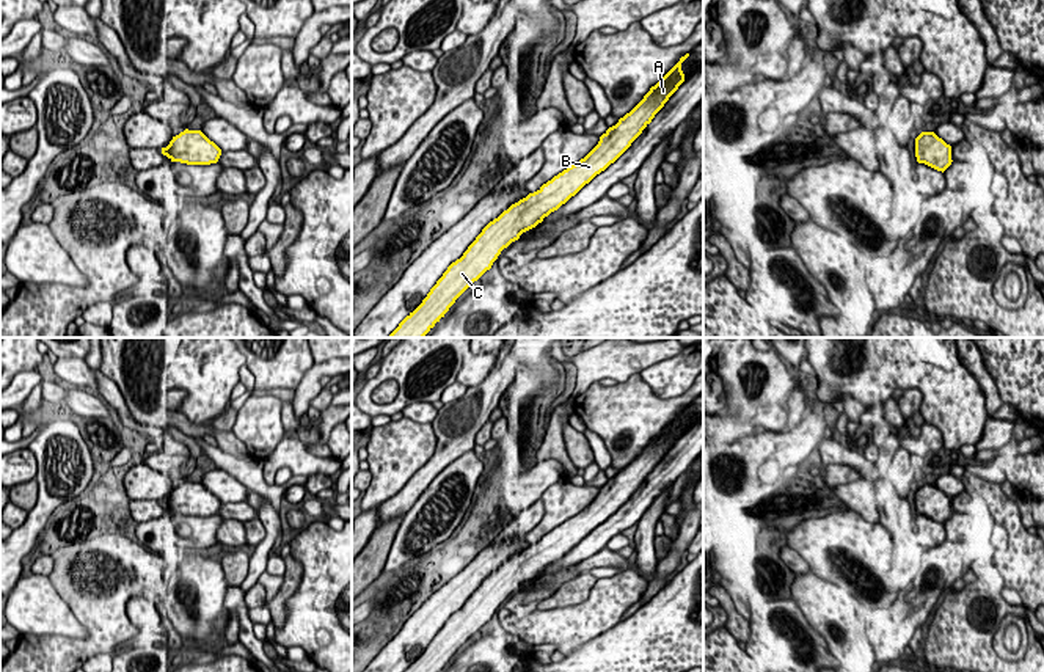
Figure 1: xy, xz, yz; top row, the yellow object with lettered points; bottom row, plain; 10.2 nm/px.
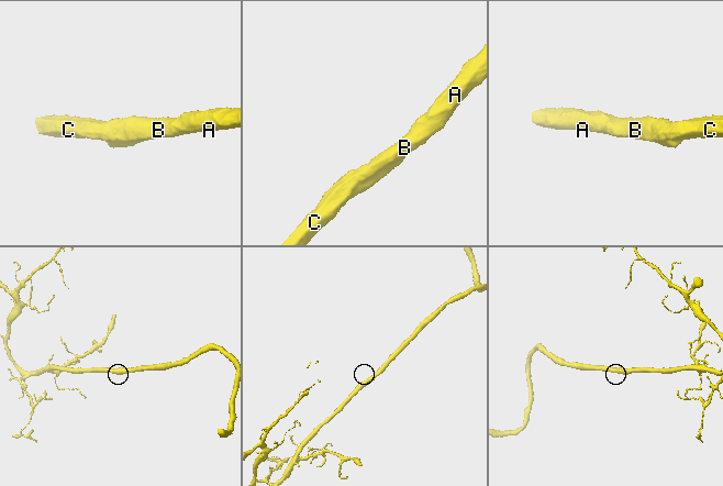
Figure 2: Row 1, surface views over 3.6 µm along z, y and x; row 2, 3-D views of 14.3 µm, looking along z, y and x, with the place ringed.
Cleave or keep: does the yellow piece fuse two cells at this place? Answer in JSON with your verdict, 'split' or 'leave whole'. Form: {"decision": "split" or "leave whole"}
{"decision": "split"}

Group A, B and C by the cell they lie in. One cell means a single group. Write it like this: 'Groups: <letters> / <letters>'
Groups: A B / C

